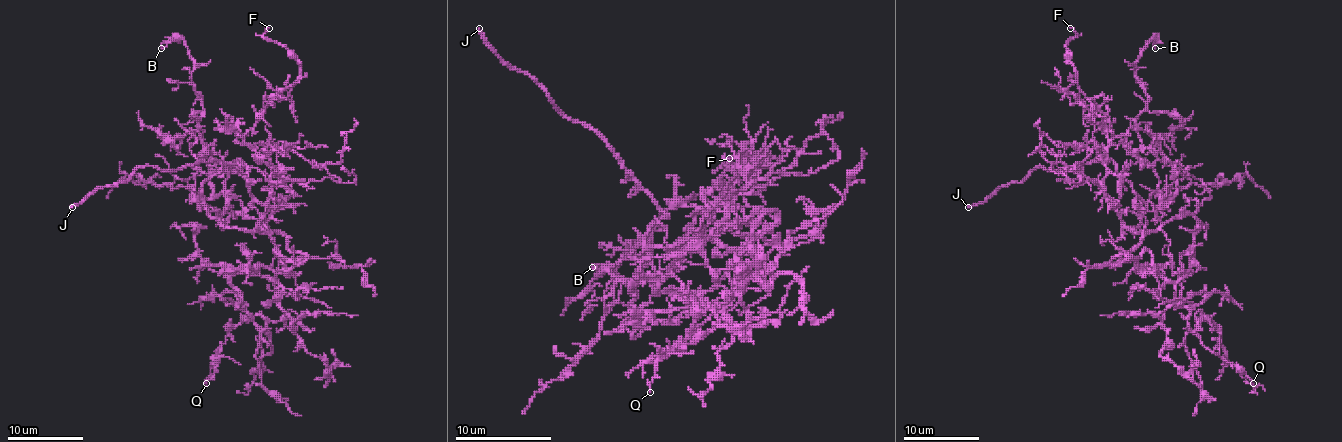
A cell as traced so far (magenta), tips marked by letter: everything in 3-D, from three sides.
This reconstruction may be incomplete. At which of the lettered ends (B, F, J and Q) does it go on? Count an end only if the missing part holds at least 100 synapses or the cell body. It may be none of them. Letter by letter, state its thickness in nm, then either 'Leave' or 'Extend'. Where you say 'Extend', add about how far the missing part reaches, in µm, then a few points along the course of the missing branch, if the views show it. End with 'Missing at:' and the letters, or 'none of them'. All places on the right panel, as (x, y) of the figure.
B: Thickness 170 nm. Leave
F: Thickness 110 nm. Leave
J: Thickness 200 nm. Extend. Missing length about 25 µm
Q: Thickness 90 nm. Leave
Missing at: J

